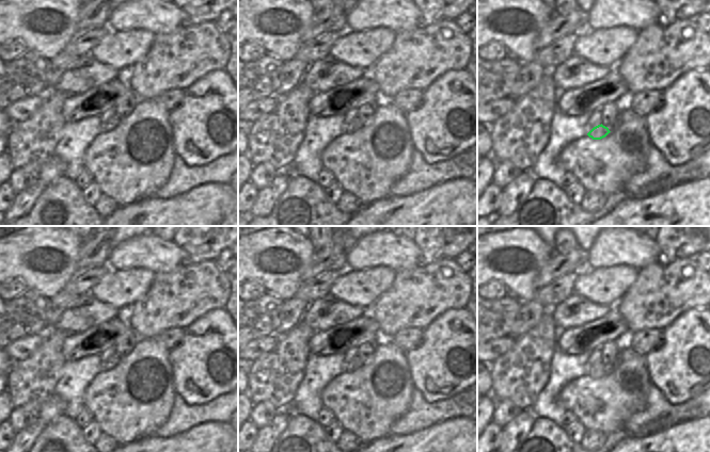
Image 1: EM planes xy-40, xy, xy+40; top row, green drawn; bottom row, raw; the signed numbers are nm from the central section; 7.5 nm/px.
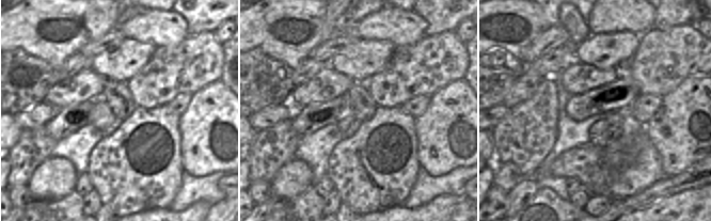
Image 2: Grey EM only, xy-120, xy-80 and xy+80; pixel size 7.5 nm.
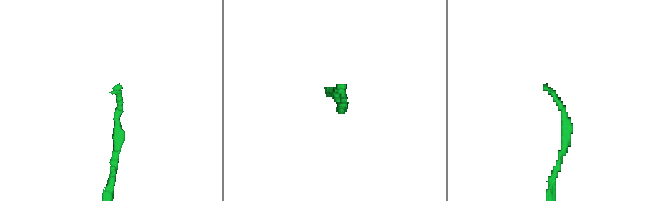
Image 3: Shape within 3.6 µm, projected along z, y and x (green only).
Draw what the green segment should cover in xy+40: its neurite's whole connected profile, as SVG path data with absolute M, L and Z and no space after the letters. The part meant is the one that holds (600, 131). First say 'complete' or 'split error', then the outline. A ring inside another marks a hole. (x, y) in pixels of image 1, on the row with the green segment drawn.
split error | M601 123L594 127L585 126L585 132L593 140L601 140L605 138L611 131L608 127L603 126Z

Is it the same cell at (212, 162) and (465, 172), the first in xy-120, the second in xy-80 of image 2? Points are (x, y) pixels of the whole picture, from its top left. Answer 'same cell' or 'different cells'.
different cells

